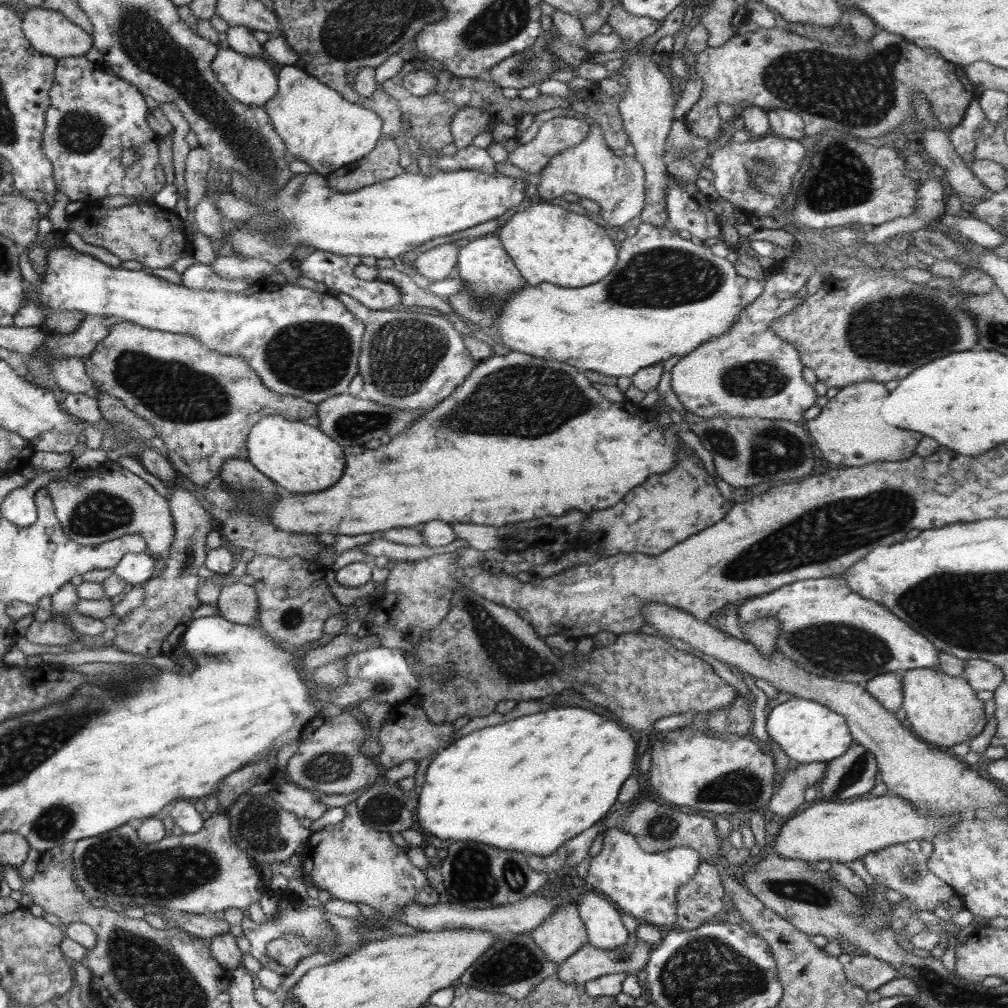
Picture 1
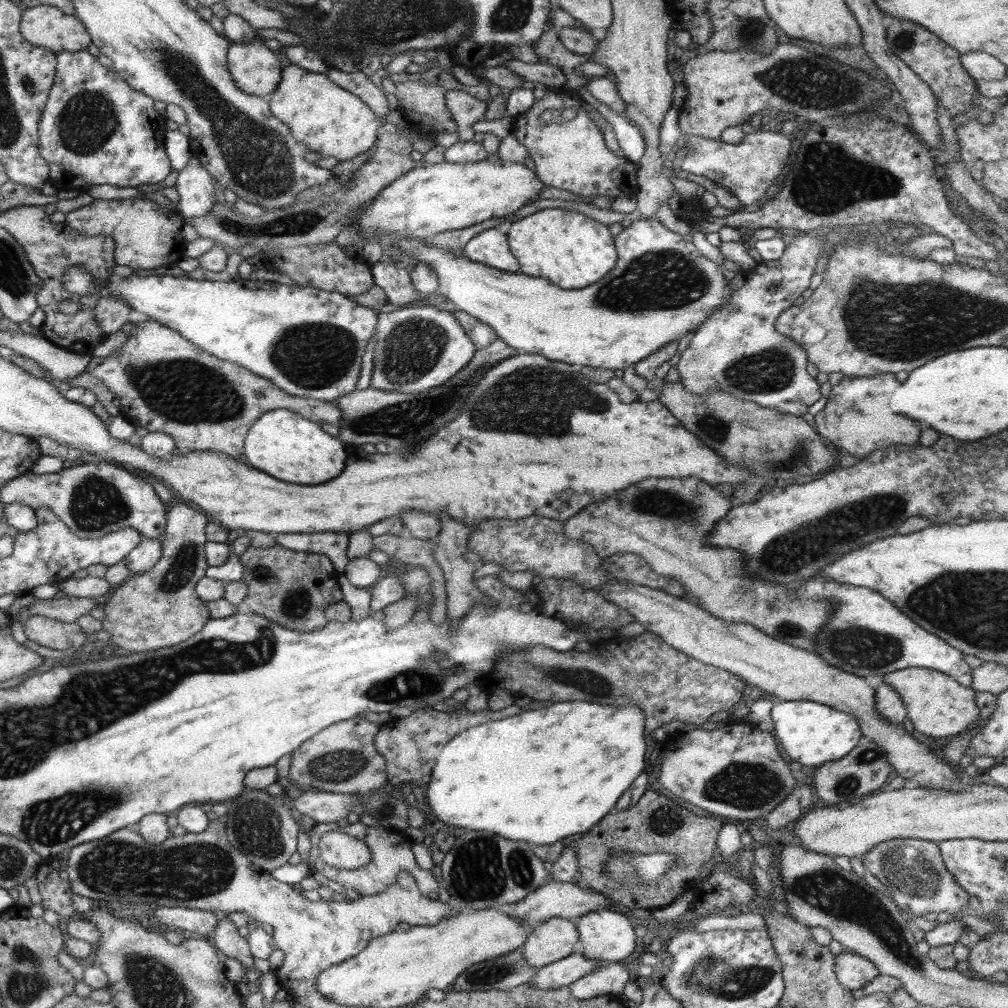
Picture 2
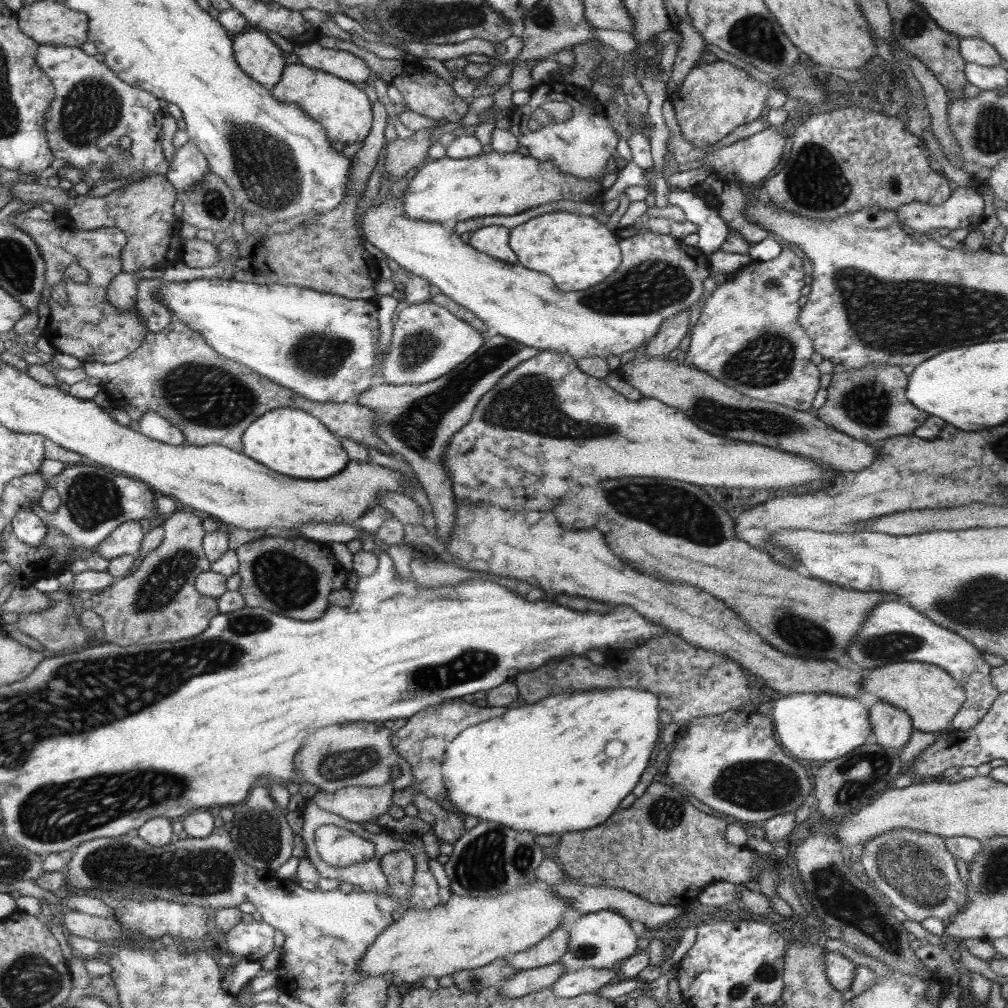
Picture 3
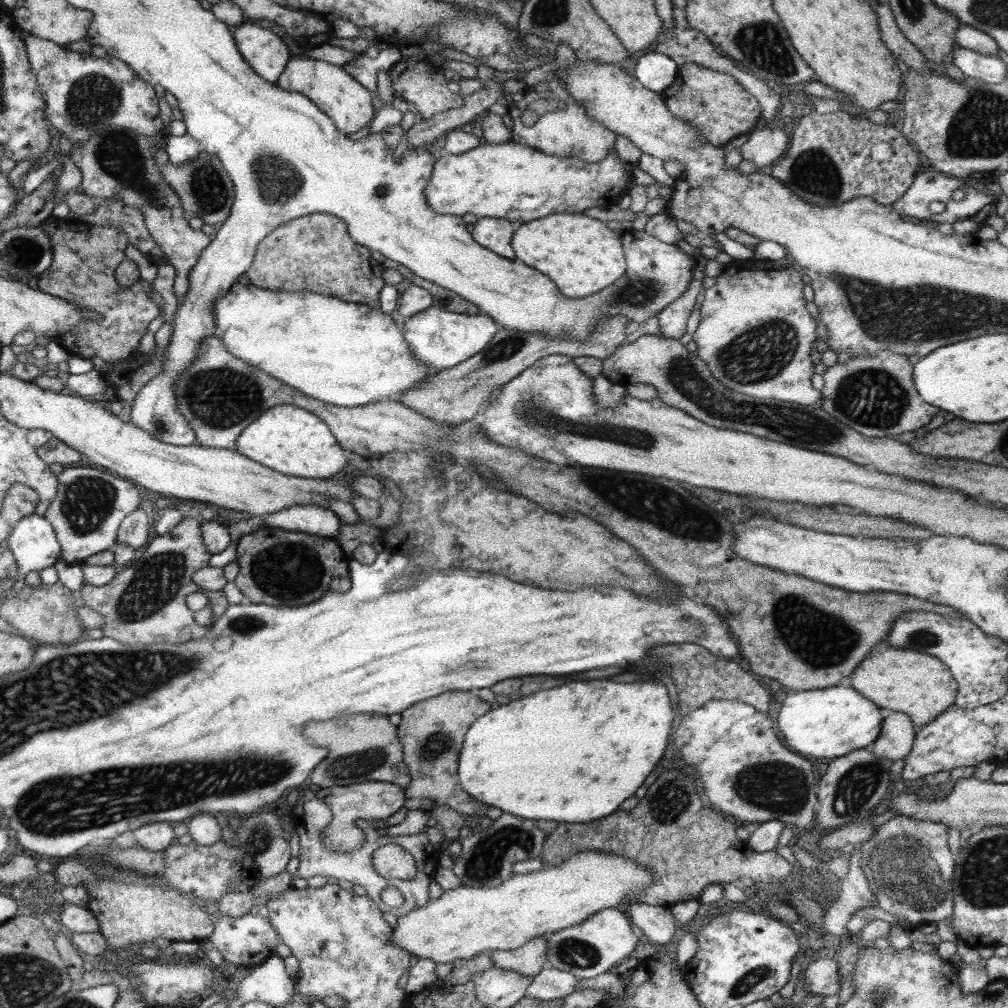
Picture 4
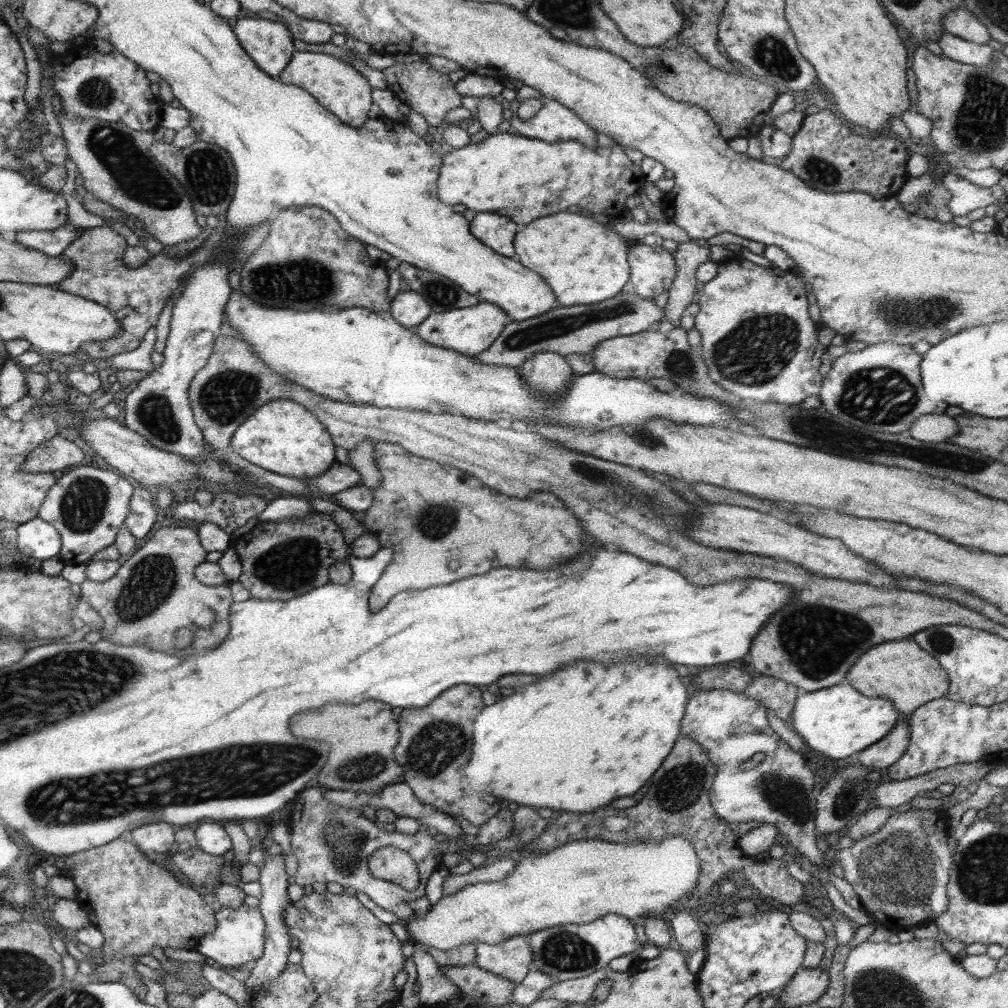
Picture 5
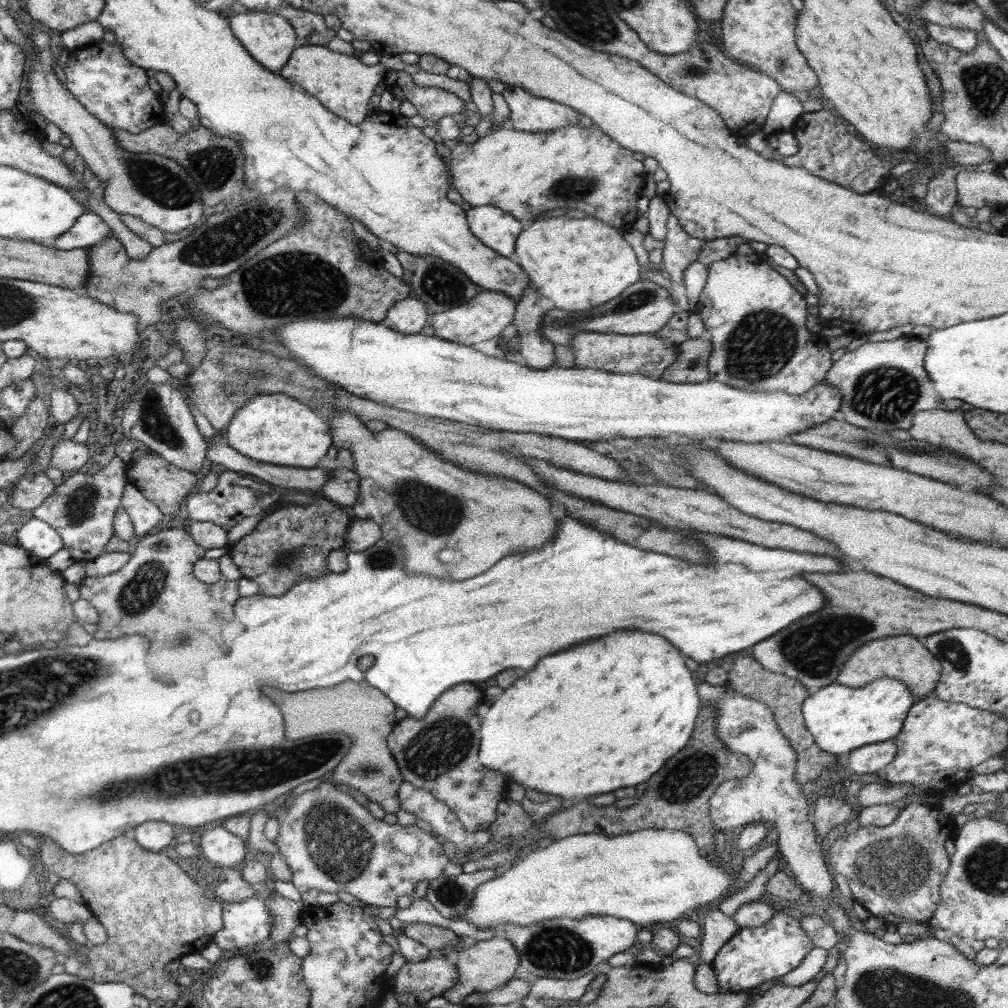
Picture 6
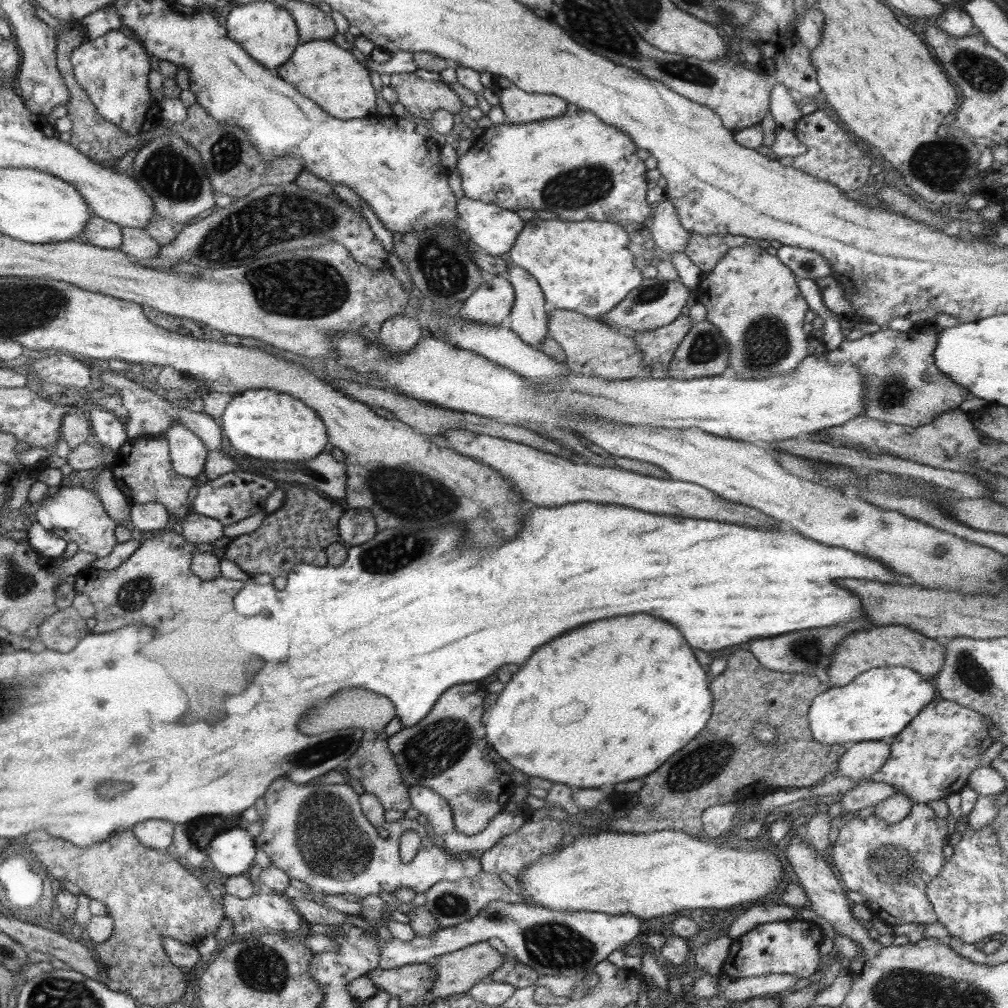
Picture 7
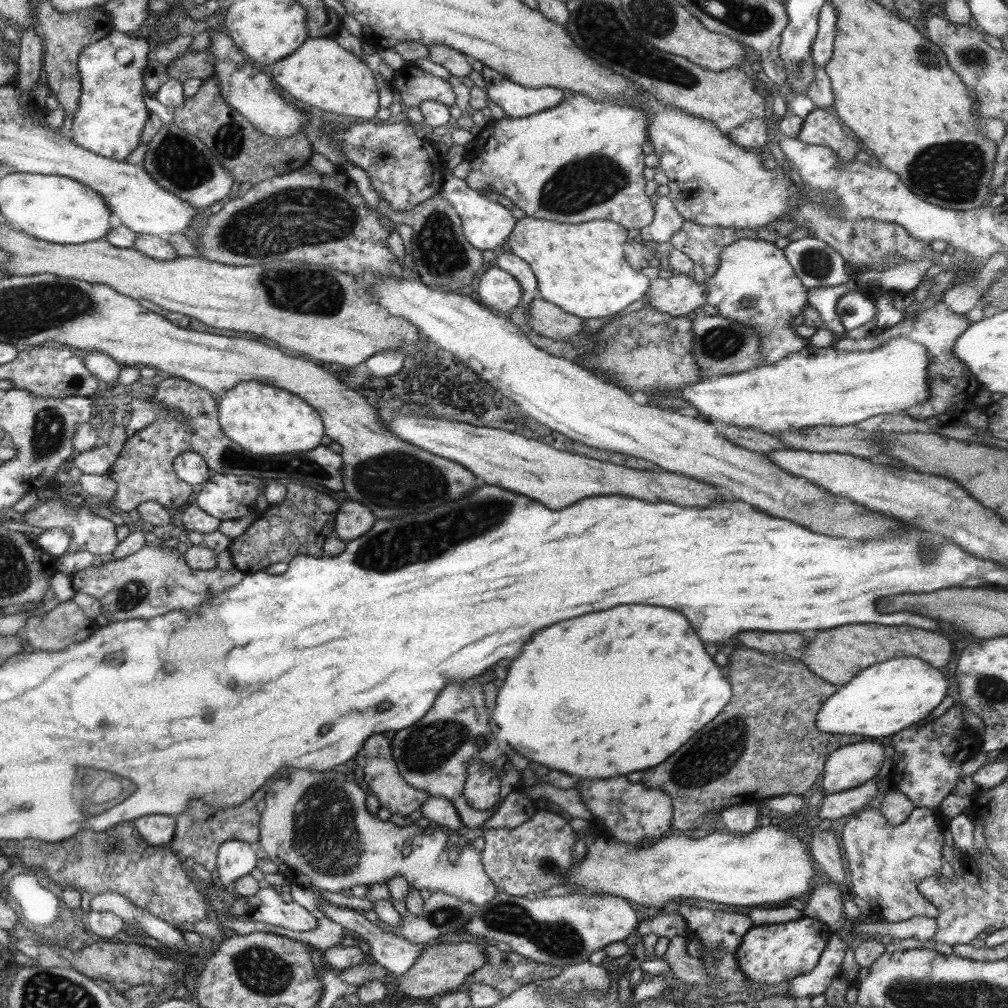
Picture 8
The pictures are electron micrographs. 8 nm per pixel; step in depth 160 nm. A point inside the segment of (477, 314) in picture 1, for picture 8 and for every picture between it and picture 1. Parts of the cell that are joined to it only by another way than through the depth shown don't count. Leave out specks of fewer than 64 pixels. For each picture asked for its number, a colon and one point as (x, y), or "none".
2: (490, 246)
3: (493, 240)
4: (496, 234)
5: (498, 232)
6: (498, 230)
7: (494, 229)
8: (486, 224)

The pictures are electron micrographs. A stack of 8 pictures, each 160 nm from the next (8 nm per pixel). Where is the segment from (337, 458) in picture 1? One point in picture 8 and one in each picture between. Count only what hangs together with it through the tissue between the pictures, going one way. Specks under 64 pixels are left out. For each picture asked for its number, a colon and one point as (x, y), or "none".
2: (283, 444)
3: (292, 442)
4: (288, 439)
5: (283, 437)
6: (273, 427)
7: (264, 423)
8: (264, 419)

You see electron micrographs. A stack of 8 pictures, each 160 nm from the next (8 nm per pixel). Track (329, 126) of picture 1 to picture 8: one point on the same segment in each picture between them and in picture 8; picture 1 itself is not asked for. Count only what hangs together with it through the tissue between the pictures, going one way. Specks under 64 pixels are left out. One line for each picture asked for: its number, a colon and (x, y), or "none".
2: (326, 118)
3: (344, 110)
4: (349, 104)
5: (345, 92)
6: (342, 83)
7: (332, 77)
8: (320, 73)

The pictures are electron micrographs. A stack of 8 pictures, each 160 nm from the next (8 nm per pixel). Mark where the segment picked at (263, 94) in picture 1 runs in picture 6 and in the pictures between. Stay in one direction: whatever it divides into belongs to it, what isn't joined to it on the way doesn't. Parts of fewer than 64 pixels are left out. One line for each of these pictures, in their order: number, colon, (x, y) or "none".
2: (256, 69)
3: (257, 55)
4: (265, 51)
5: (270, 44)
6: (270, 39)

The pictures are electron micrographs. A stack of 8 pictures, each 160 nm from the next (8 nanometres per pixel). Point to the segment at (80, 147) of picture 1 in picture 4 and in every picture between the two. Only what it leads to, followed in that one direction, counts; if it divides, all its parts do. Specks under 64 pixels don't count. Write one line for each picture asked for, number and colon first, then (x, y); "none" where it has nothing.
2: (95, 129)
3: (92, 109)
4: (83, 93)

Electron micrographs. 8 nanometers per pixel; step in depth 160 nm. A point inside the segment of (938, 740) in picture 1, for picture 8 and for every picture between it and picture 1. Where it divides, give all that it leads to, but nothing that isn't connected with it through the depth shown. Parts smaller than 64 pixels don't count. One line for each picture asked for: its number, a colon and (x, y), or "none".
2: (939, 706)
3: (931, 697)
4: (918, 684)
5: (901, 670)
6: (904, 657)
7: (892, 645)
8: (838, 654)

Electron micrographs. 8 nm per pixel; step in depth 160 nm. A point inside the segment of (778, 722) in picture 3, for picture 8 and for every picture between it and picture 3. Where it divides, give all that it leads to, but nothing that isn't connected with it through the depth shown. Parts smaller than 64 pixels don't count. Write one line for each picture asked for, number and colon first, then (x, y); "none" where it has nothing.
4: (830, 722)
5: (839, 721)
6: (840, 718)
7: (878, 704)
8: (885, 698)

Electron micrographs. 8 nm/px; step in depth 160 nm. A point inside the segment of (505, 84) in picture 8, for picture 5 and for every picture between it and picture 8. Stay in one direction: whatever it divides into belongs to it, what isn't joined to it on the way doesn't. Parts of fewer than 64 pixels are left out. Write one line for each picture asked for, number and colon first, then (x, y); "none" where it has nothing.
5: (553, 123)
6: (529, 113)
7: (521, 107)

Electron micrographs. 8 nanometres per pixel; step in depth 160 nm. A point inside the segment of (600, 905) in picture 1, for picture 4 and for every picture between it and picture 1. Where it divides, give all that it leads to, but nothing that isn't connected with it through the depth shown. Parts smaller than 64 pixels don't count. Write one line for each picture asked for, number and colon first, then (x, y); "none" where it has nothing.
2: (606, 935)
3: (602, 939)
4: (586, 950)

